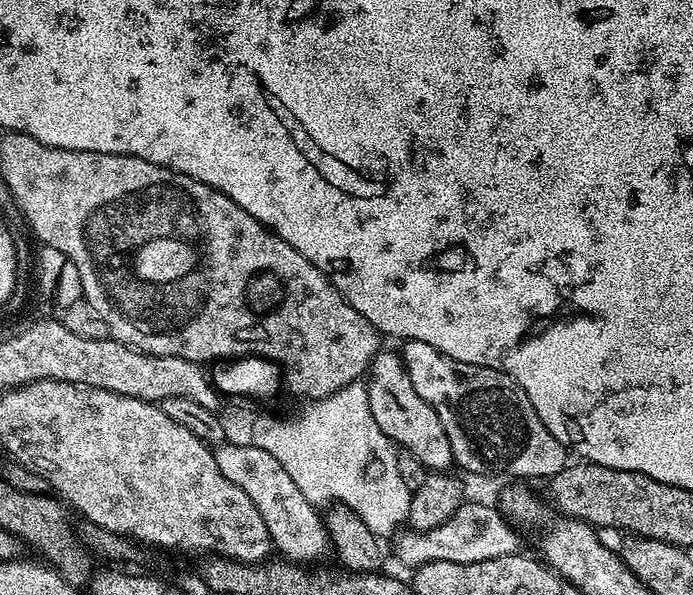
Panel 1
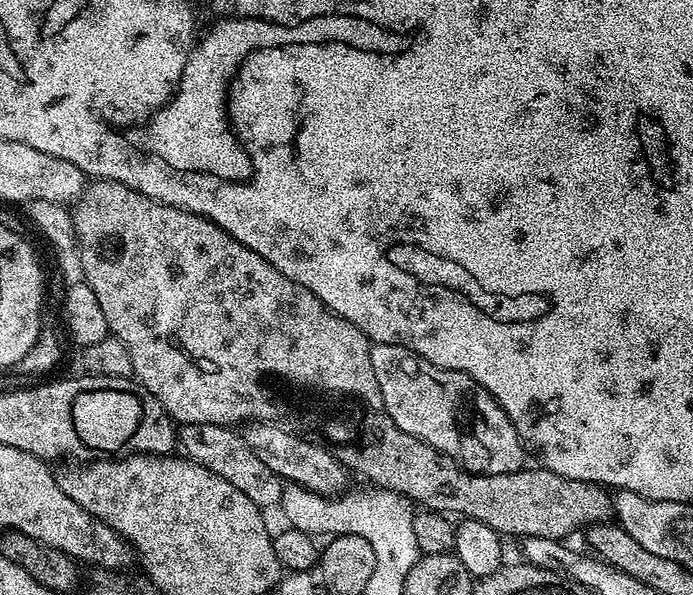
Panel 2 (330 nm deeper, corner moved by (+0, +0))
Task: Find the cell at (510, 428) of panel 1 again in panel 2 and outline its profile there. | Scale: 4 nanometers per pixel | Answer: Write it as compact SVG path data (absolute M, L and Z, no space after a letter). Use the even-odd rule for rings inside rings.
M372 344L370 366L374 366L374 378L378 378L382 390L382 410L394 418L398 430L434 446L465 472L500 475L525 467L526 448L506 410L468 374L434 366L434 362L397 344Z

